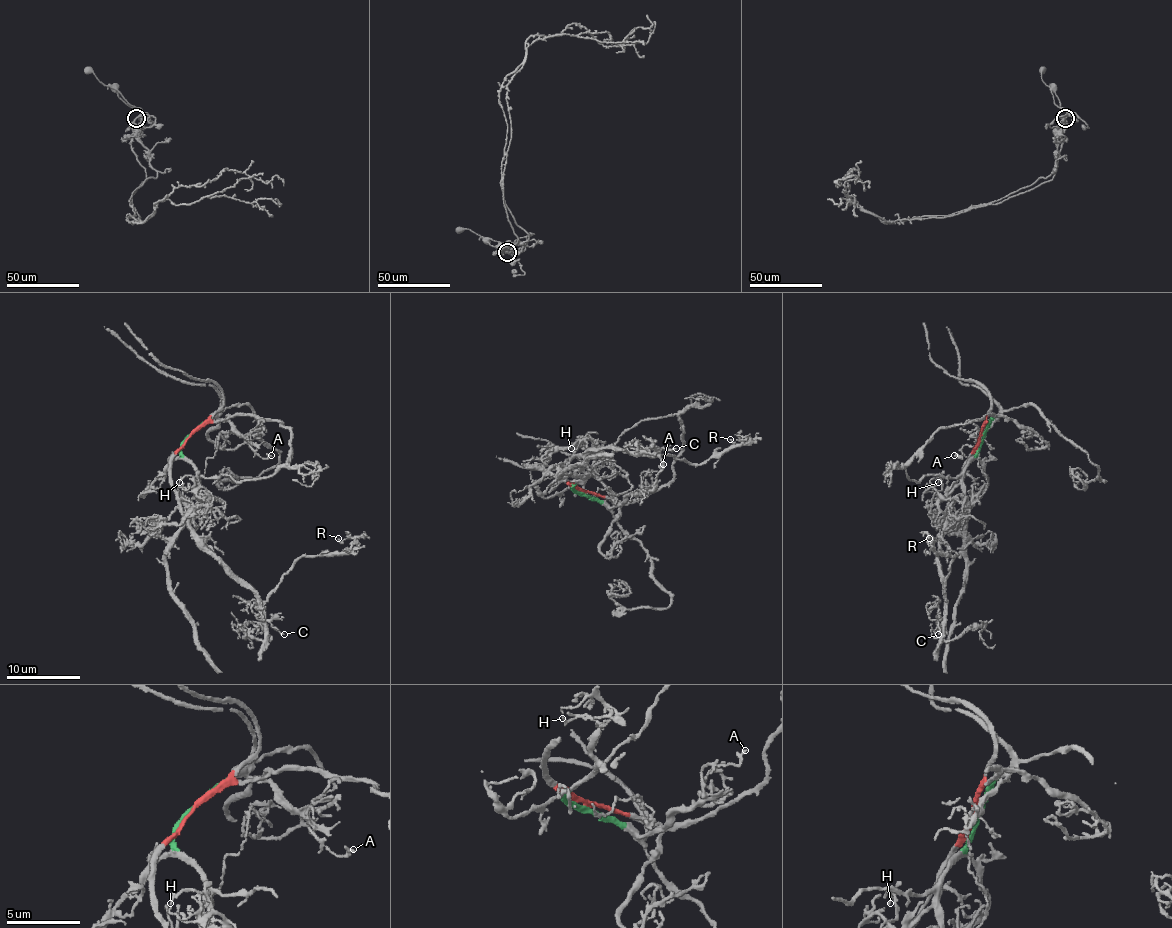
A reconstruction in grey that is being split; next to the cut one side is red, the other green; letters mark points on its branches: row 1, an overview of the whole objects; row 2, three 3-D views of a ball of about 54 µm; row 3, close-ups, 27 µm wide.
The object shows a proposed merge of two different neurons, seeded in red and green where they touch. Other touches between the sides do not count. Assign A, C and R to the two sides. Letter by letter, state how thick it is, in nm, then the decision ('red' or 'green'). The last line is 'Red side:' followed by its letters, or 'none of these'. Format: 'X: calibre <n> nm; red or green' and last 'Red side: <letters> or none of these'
A: calibre 200 nm; green
C: calibre 160 nm; red
R: calibre 140 nm; red
Red side: C, R

